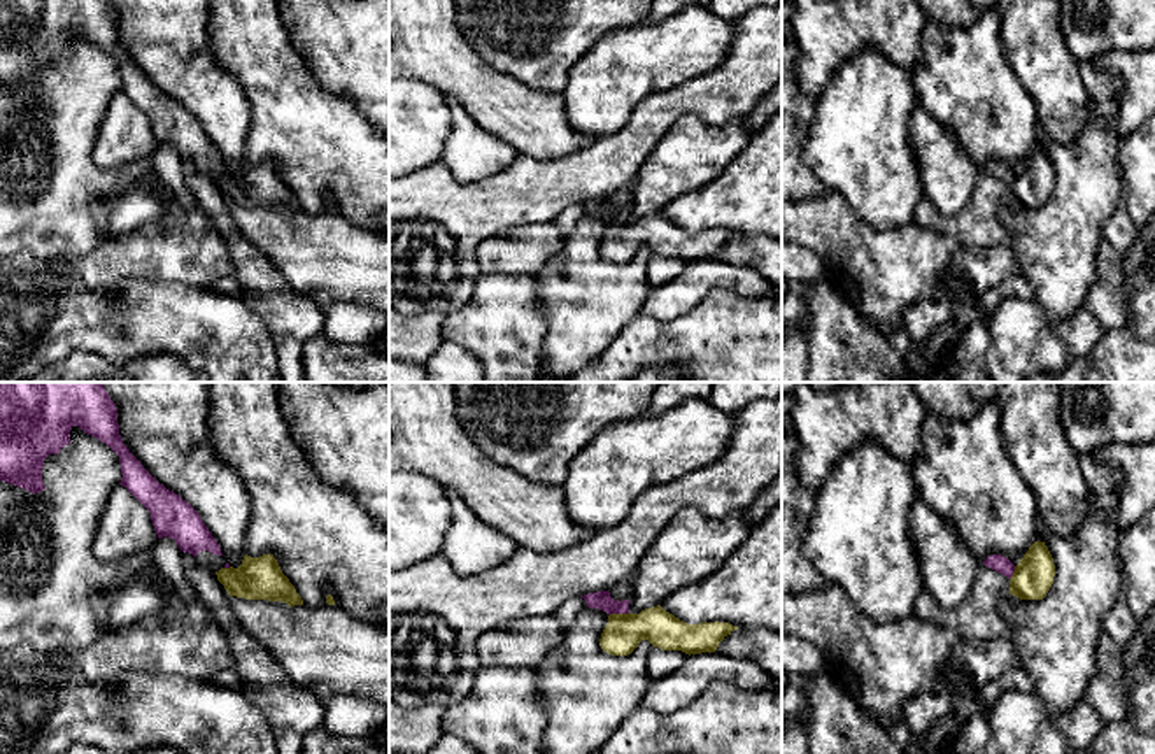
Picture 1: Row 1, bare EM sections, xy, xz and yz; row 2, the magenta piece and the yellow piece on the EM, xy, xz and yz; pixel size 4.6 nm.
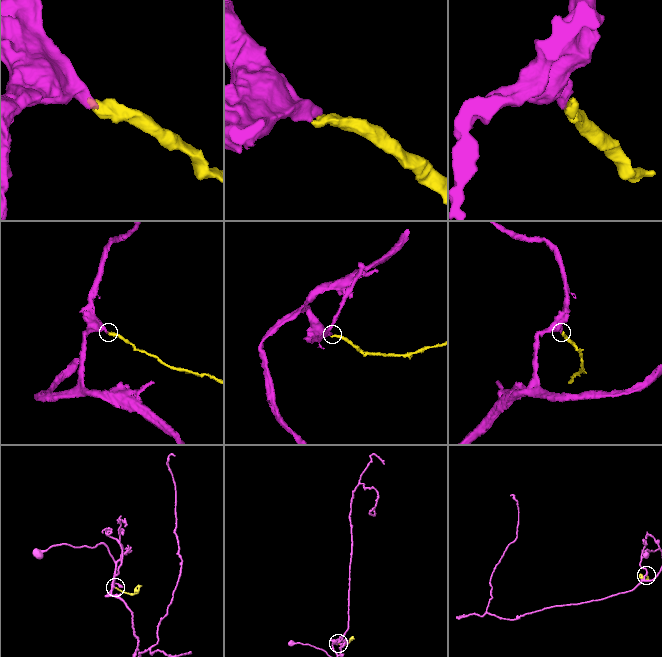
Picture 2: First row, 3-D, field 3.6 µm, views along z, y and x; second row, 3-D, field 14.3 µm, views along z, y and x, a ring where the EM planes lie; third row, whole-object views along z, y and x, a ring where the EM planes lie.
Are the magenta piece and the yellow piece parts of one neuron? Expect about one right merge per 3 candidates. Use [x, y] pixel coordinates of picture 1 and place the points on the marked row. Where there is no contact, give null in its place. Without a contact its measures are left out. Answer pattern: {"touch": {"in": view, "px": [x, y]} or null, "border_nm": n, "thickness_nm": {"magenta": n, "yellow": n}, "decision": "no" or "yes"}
{"touch": {"in": "xz", "px": [617, 612]}, "border_nm": 100, "thickness_nm": {"magenta": 90, "yellow": 170}, "decision": "yes"}

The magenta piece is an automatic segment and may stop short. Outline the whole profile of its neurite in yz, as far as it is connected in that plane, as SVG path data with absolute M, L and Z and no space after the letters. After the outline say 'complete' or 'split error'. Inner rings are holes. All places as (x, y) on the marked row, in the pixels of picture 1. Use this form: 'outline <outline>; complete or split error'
outline M1034 542L1015 566L1008 558L992 554L985 566L1010 579L1010 594L1020 600L1043 600L1055 577L1053 558L1045 542Z; split error

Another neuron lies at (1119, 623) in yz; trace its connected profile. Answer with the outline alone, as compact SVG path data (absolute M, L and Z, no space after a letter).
M1123 600L1116 601L1101 619L1102 633L1106 633L1122 649L1125 649L1132 640L1137 624L1139 621Z

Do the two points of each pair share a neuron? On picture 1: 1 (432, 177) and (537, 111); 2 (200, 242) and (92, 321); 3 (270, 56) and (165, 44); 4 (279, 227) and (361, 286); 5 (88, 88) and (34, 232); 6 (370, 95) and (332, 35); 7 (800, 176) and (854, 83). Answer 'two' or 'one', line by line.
1: two
2: two
3: two
4: one
5: one
6: one
7: two

